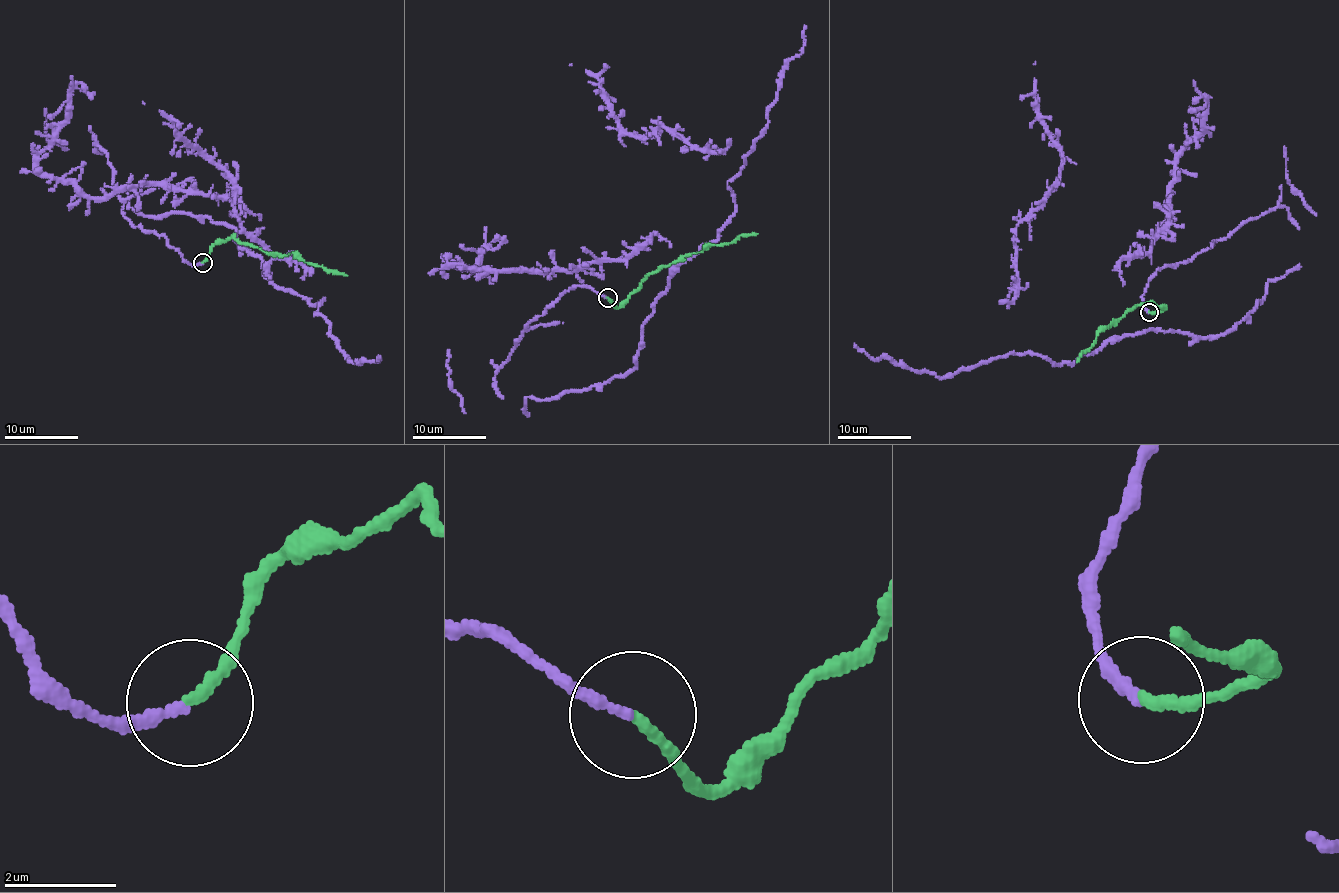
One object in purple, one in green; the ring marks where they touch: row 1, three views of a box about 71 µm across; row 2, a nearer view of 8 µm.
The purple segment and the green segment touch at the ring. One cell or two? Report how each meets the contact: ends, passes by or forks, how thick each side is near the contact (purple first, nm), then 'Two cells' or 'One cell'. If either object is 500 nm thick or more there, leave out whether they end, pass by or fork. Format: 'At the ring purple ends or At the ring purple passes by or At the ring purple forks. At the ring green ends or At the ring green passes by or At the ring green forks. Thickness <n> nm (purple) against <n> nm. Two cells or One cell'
At the ring purple ends. At the ring green ends. Thickness 190 nm (purple) against 160 nm. One cell

